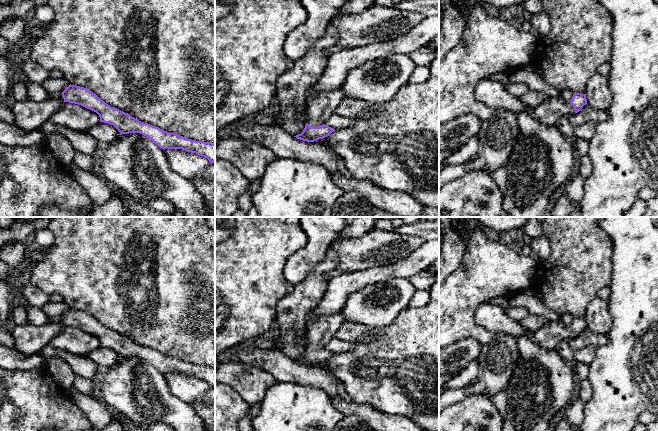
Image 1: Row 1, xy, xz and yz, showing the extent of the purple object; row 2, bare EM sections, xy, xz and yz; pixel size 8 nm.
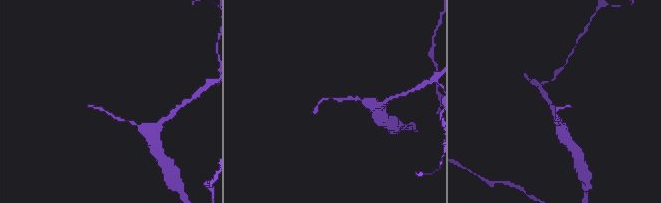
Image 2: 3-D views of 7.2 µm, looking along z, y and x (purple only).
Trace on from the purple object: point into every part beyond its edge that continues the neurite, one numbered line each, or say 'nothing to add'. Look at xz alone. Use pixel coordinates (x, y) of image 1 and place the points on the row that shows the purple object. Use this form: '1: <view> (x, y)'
1: xz (320, 107)

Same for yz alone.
1: yz (549, 111)

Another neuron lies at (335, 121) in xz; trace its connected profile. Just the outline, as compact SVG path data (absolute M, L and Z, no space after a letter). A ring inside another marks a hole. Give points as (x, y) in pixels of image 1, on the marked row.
M333 113L324 124L334 129L342 129L349 127L352 123L351 119Z

